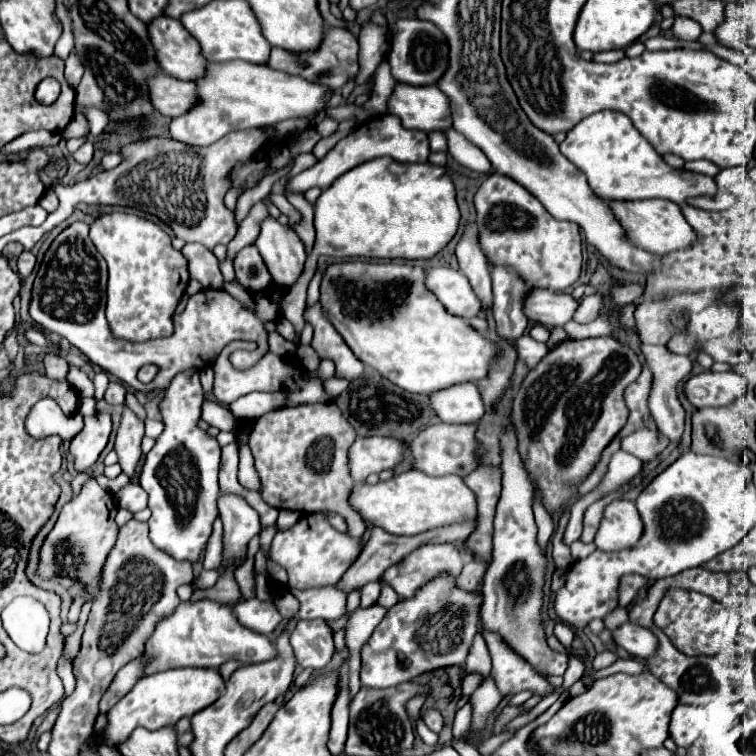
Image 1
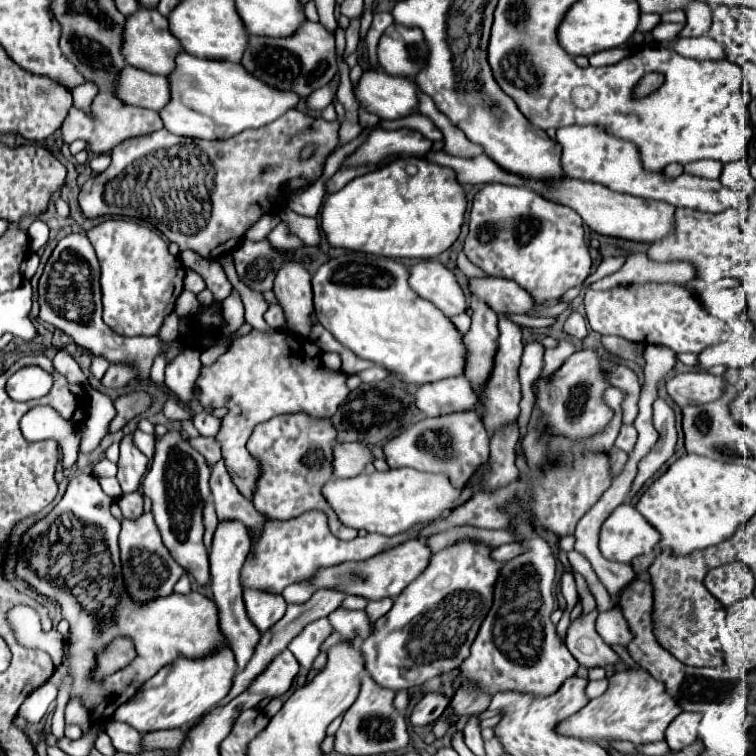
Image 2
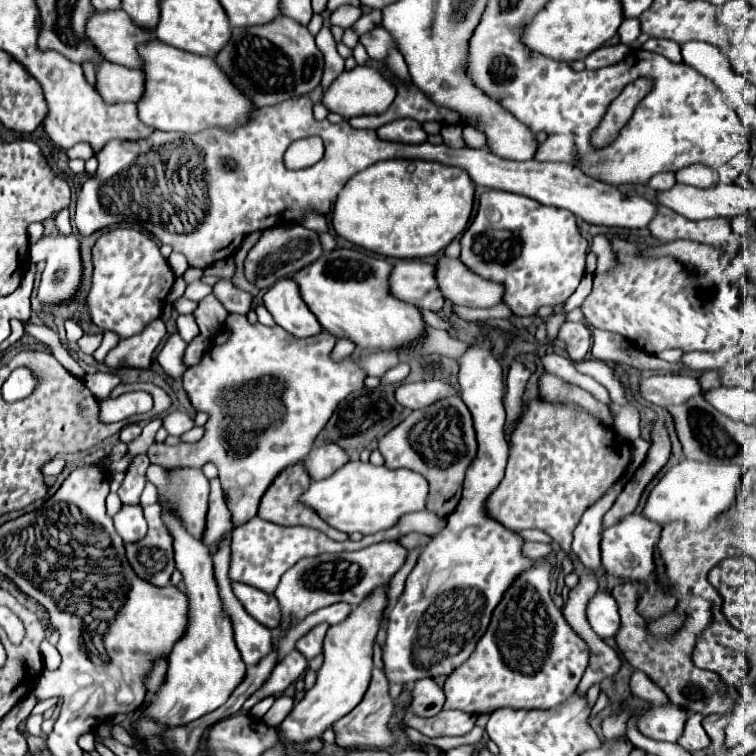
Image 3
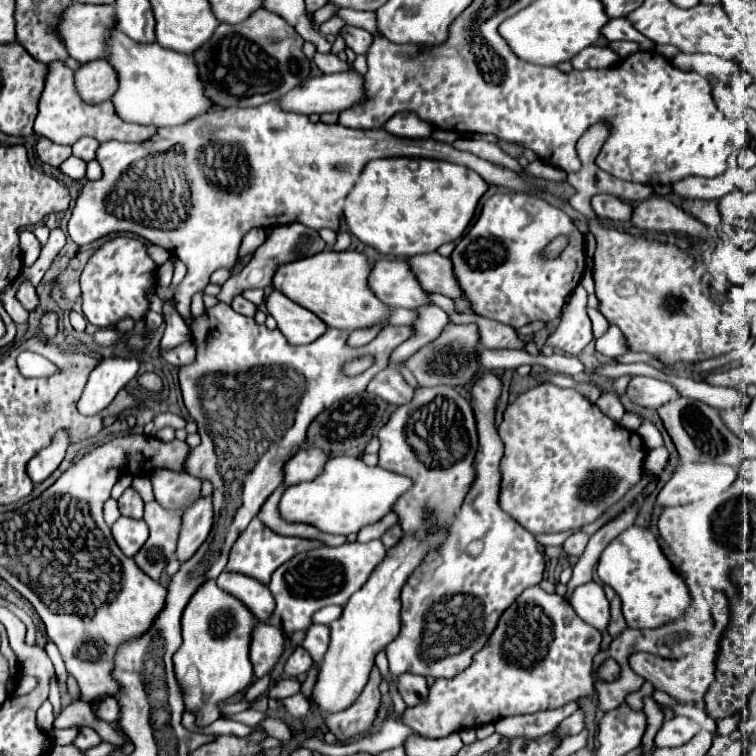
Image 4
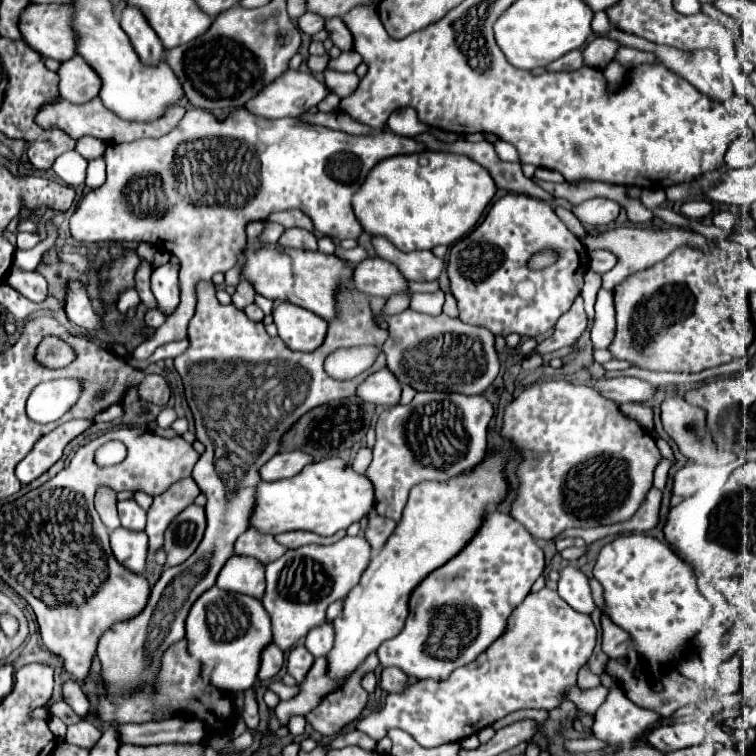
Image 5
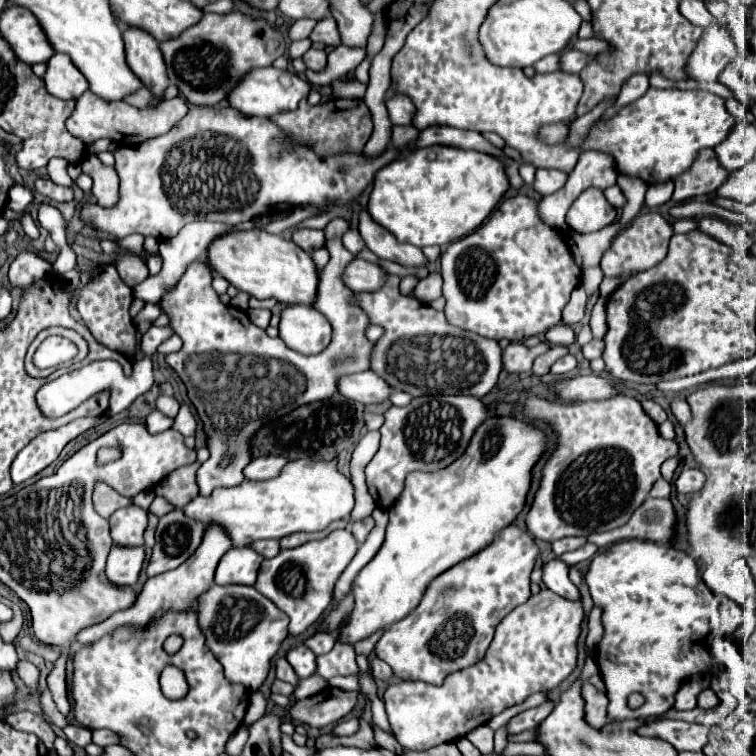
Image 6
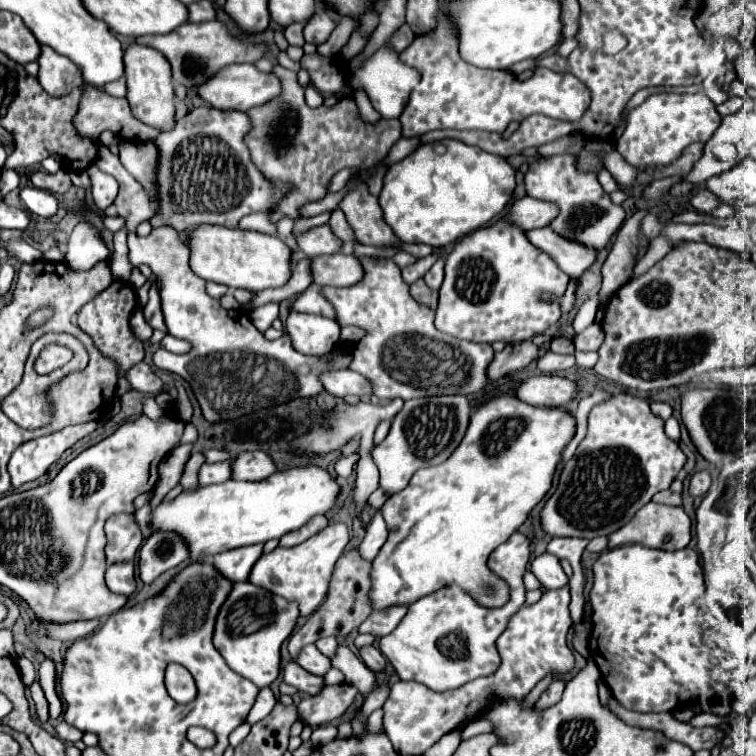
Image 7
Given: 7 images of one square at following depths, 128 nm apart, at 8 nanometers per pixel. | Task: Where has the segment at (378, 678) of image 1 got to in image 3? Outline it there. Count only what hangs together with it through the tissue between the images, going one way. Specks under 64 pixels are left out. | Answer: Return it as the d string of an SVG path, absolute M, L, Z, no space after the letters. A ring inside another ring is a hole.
M482 332L480 340L462 356L458 380L462 388L460 398L474 420L478 452L468 466L460 504L448 516L446 528L424 546L418 564L406 578L402 596L388 616L388 638L382 660L386 678L402 686L420 678L448 676L462 666L484 636L504 592L522 572L532 568L534 562L522 554L524 538L490 518L486 510L486 500L504 478L508 460L508 440L504 434L506 412L502 404L504 374L490 354L486 332Z

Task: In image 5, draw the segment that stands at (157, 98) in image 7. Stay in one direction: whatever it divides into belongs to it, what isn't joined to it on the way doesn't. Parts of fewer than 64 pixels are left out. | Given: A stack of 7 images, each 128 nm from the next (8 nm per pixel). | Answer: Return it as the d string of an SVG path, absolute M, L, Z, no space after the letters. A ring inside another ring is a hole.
M124 8L120 26L128 34L138 58L146 66L160 64L164 46L160 44L160 38L152 32L152 28L148 28L148 22L144 20L144 16L140 16L140 12L136 12L136 8Z

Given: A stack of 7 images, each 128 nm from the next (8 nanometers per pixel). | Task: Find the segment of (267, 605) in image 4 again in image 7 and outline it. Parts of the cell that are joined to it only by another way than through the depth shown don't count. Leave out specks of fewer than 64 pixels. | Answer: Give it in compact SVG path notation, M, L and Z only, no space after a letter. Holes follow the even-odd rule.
M252 544L252 546L234 548L234 550L220 552L220 554L212 556L212 562L230 580L244 582L244 580L248 580L248 574L252 570L252 566L256 564L256 560L262 556L262 548L264 548L264 544Z

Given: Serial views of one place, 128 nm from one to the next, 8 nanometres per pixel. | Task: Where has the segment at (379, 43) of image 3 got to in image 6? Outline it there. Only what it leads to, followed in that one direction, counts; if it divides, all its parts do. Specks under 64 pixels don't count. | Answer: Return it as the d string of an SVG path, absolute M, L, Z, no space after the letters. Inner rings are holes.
M332 16L322 18L320 22L316 22L316 28L310 34L312 42L322 42L328 46L338 46L340 38L338 38L338 28L336 28L336 20L332 20Z

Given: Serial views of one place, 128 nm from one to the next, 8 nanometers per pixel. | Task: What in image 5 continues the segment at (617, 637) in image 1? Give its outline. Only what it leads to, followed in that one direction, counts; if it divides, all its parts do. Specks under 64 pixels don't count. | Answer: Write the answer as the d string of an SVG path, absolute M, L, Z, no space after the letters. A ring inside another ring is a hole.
M572 564L564 566L558 578L558 594L564 602L568 602L574 610L584 612L584 614L592 614L594 610L594 600L590 596L590 588L588 588L588 578L574 568Z

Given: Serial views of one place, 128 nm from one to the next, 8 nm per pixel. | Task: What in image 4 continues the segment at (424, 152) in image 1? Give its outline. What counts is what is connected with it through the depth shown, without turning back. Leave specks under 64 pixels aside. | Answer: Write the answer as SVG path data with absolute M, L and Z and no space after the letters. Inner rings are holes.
M400 112L388 120L384 126L394 136L408 136L408 138L428 138L432 134L432 126L420 120L414 112Z

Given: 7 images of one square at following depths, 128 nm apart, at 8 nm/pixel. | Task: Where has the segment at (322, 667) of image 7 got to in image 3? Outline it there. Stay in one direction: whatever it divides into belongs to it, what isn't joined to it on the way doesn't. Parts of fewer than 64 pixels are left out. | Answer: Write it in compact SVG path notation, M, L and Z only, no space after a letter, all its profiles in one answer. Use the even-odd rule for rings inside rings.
M298 650L290 652L280 664L276 664L276 668L272 670L272 676L264 682L264 686L244 702L244 708L252 708L256 702L260 702L270 694L284 692L300 674L304 674L306 668L308 668L308 660L300 656Z

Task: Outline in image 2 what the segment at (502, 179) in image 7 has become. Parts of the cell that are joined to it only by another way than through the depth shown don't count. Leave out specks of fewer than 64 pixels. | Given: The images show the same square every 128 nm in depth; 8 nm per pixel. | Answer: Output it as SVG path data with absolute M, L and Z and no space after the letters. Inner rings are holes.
M398 158L392 164L378 168L376 172L358 176L336 194L326 196L322 206L322 230L326 232L326 238L334 248L348 248L388 258L432 258L442 254L456 242L464 222L464 212L466 192L452 168L428 164L420 158ZM408 164L418 166L418 174L408 176Z

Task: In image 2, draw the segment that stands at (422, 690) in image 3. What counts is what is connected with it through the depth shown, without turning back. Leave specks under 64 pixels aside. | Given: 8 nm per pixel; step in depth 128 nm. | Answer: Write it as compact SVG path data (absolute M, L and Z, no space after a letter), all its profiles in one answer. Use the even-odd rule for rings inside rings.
M438 690L424 694L424 698L414 706L410 714L412 726L426 726L442 716L442 712L448 708L450 698Z

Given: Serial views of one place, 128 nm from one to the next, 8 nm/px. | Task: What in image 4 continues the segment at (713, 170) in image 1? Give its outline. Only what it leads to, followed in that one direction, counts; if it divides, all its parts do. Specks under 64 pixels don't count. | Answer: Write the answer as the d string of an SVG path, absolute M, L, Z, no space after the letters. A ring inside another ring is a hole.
M734 166L728 172L724 172L722 176L716 178L700 178L700 176L688 176L676 184L672 184L672 192L680 198L686 200L720 200L722 196L740 190L742 182L740 176L744 176L744 172Z

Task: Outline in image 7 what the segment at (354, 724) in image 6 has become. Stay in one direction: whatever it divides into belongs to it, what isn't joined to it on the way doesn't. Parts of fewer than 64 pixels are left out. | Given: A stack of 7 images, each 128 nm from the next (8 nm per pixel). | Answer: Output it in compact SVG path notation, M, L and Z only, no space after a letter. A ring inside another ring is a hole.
M326 724L326 726L320 726L320 728L316 728L316 730L312 732L312 744L314 744L314 746L322 746L322 744L328 744L328 742L336 740L336 736L338 736L336 726Z

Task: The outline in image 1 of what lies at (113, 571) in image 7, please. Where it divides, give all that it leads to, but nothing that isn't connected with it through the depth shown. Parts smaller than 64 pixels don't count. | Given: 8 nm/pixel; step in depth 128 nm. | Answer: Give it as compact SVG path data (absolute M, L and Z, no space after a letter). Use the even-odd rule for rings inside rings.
M128 482L114 498L116 498L118 508L124 508L124 510L128 510L132 514L144 510L146 502L148 502L148 498L144 496L144 490L136 482Z

